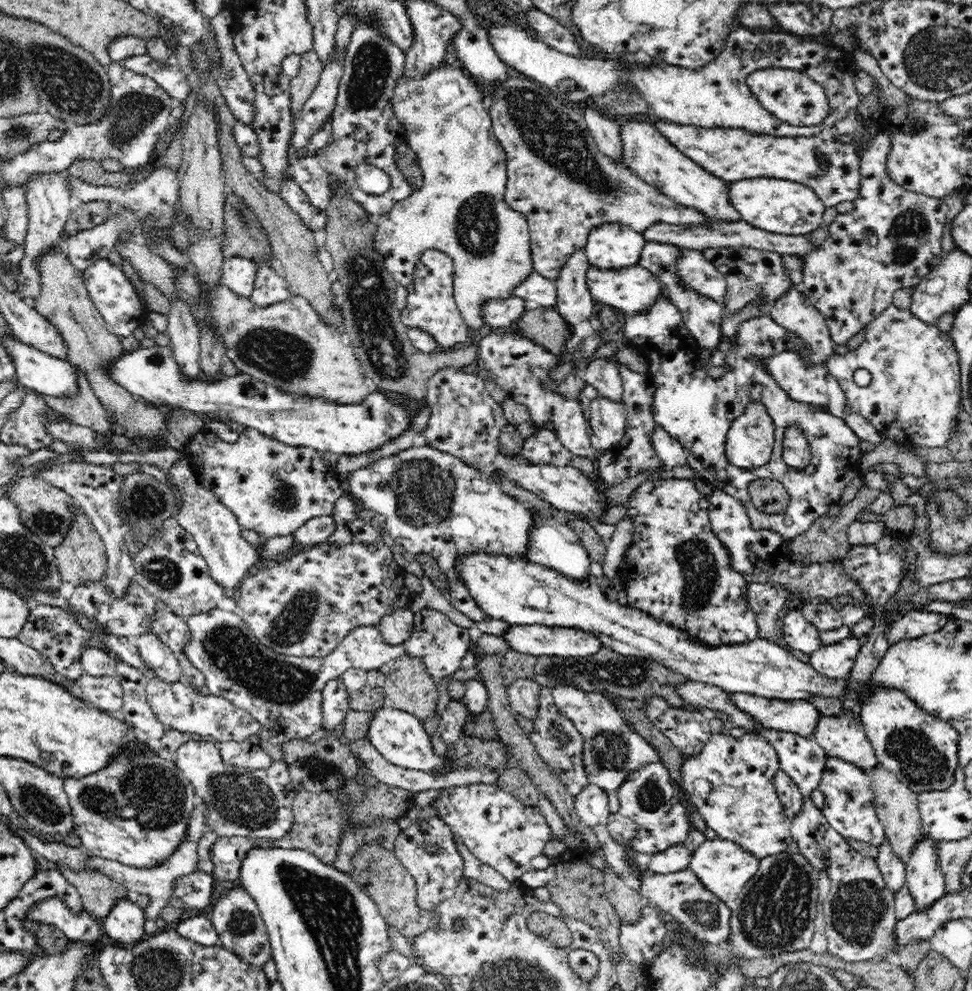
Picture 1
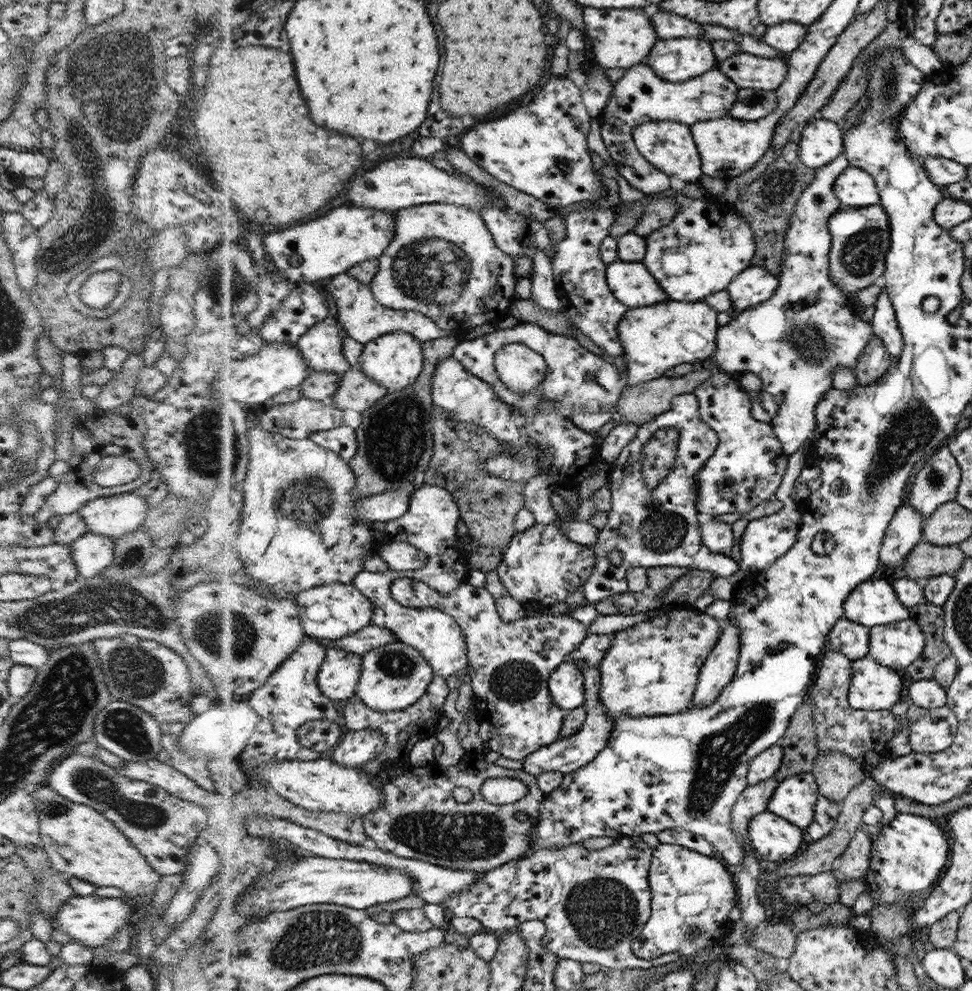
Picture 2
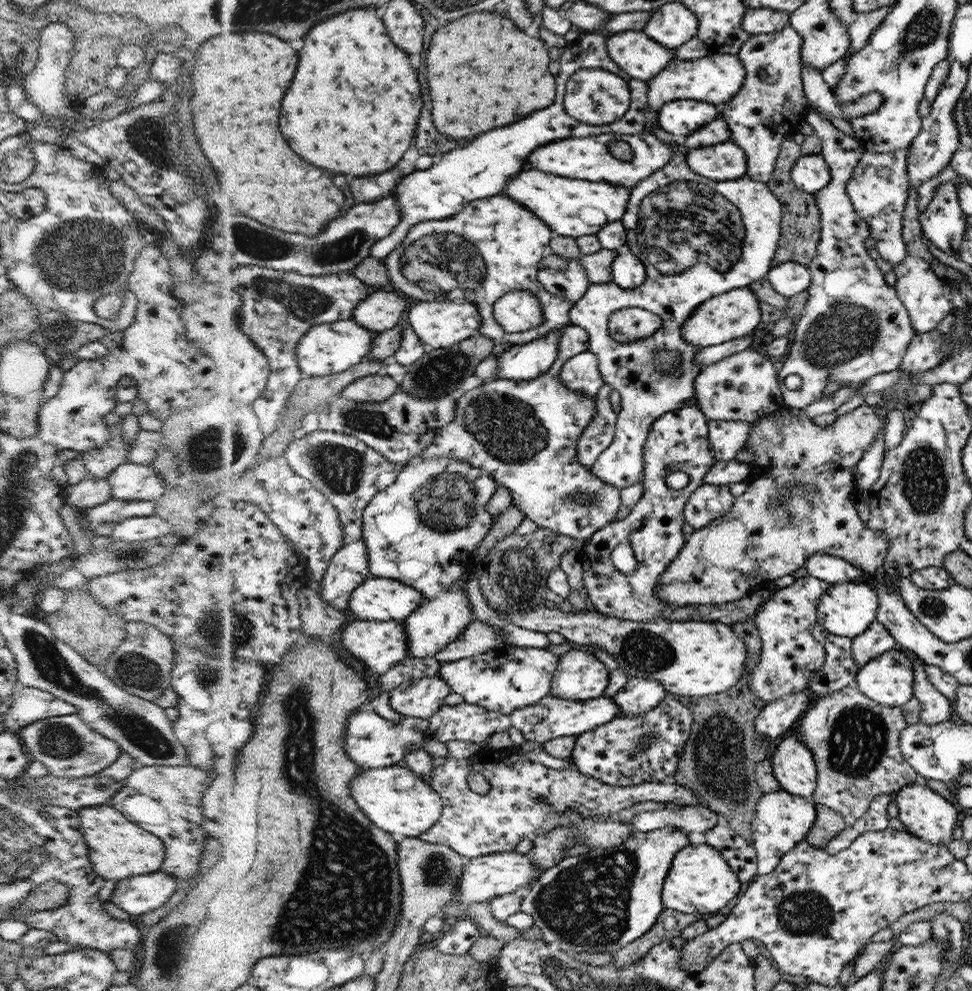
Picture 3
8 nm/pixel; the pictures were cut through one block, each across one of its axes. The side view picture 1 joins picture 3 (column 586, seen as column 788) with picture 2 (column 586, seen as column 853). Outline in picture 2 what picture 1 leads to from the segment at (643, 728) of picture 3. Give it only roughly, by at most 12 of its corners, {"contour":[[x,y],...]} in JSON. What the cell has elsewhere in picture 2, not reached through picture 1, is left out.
{"contour":[[653,848],[535,851],[450,897],[452,918],[546,924],[560,959],[648,969]]}

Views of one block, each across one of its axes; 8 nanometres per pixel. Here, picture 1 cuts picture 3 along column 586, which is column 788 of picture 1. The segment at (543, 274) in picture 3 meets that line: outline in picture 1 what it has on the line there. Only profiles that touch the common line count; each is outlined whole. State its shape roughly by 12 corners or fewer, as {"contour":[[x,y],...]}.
{"contour":[[707,248],[727,284],[721,318],[769,306],[794,286],[783,255]]}

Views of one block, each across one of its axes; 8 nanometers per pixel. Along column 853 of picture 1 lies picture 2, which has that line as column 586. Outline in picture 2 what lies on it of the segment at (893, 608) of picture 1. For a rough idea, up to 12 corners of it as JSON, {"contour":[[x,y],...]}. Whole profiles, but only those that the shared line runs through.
{"contour":[[599,666],[585,674],[584,725],[523,760],[534,777],[564,776],[596,758],[614,728],[600,701]]}

